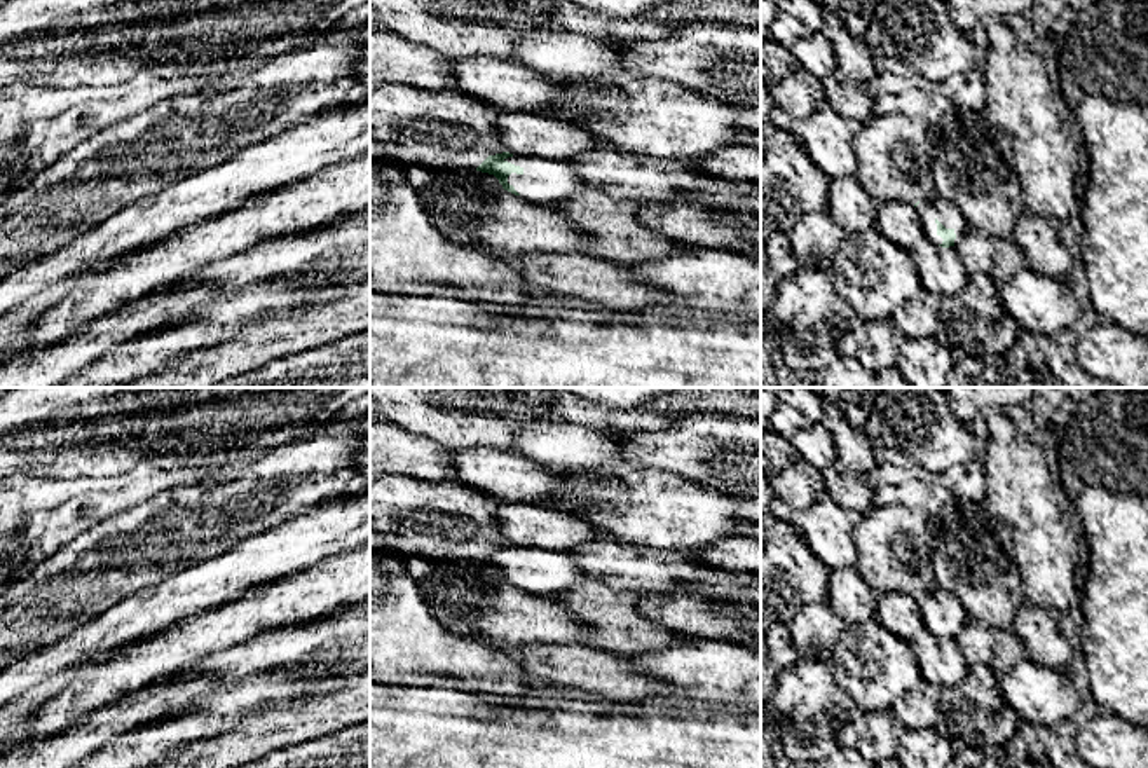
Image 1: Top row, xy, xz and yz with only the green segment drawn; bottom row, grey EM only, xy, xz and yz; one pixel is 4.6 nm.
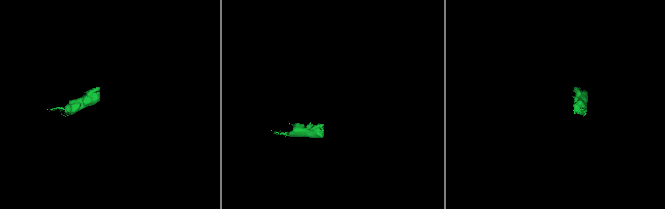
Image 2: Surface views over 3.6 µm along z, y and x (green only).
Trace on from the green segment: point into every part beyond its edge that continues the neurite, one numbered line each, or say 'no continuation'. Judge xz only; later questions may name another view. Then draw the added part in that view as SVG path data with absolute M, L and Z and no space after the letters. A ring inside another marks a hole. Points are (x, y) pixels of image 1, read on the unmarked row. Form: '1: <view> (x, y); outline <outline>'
1: xz (545, 571); outline M513 546L504 550L523 560L522 566L511 564L508 574L515 578L520 588L537 593L553 595L576 585L584 578L576 566L572 552L555 552L536 546Z

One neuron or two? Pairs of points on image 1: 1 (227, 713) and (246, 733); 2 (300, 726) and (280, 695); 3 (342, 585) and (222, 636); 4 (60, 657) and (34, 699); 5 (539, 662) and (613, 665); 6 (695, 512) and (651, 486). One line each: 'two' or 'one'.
1: two
2: two
3: one
4: two
5: one
6: one

